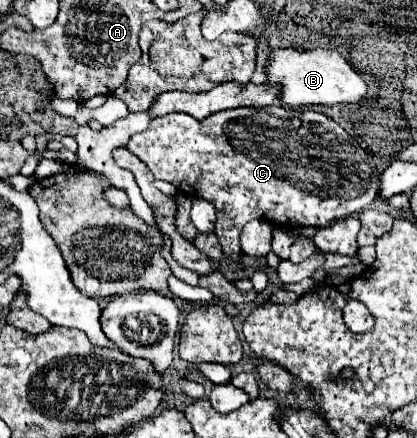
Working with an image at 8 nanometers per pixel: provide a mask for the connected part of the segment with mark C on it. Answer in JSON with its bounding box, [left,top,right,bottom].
[126,104,382,272]

